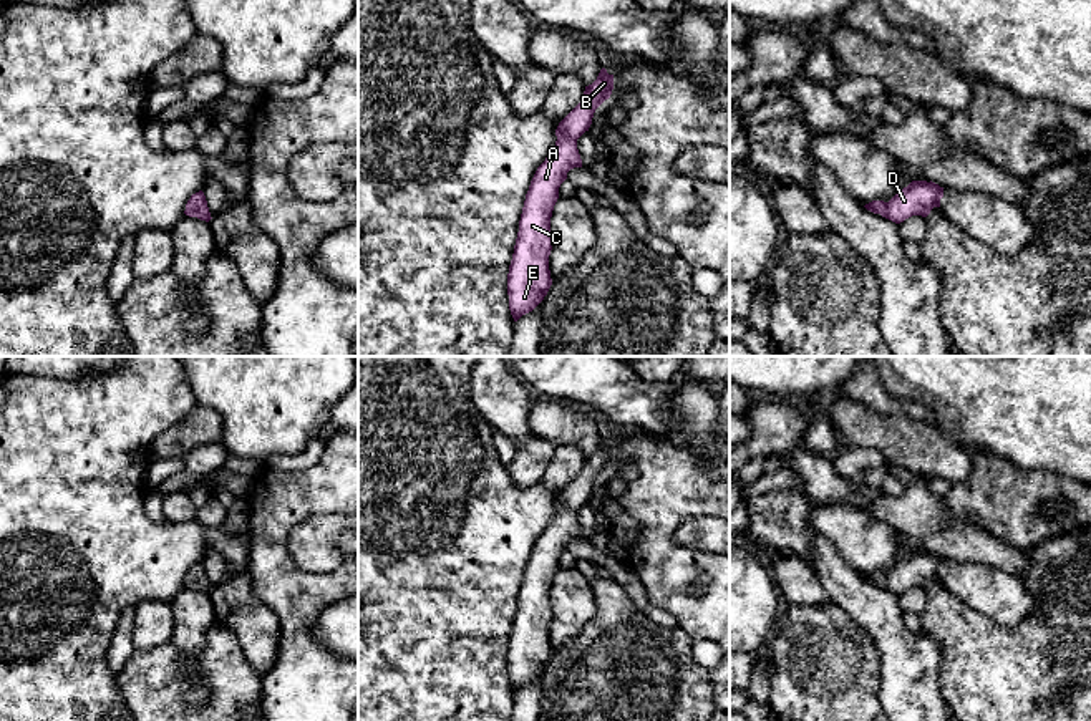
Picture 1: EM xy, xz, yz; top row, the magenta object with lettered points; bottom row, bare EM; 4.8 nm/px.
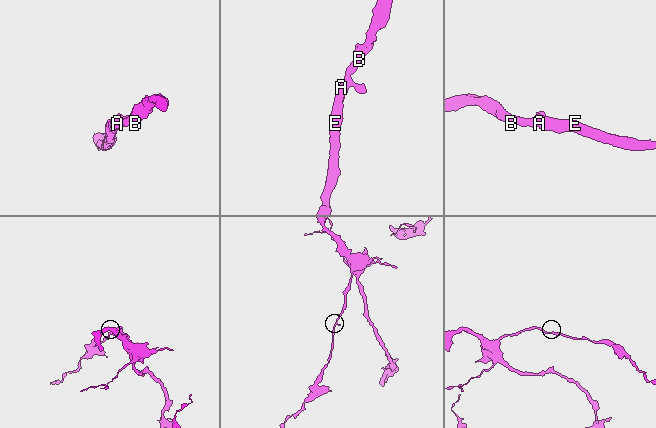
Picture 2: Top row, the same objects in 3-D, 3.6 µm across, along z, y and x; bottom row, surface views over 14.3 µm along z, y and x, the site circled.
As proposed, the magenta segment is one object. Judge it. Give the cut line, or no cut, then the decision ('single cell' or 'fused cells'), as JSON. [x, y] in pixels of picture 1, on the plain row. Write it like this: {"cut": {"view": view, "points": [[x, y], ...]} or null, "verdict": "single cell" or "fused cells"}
{"cut": null, "verdict": "single cell"}

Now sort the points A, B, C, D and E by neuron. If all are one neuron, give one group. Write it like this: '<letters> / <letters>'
A B C D E

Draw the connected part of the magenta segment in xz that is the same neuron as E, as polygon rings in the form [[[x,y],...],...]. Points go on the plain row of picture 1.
[[[602,439],[597,451],[585,457],[580,474],[559,494],[555,517],[531,552],[507,645],[509,681],[514,693],[532,683],[552,656],[550,588],[559,559],[570,540],[582,539],[577,511],[589,502],[595,481],[610,469],[612,461],[613,446]]]

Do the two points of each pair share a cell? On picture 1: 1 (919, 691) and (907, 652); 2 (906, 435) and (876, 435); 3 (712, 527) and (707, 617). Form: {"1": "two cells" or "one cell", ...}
{"1": "one cell", "2": "one cell", "3": "two cells"}

